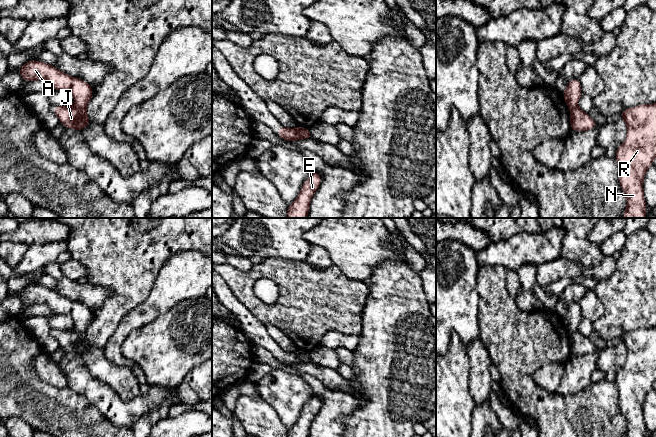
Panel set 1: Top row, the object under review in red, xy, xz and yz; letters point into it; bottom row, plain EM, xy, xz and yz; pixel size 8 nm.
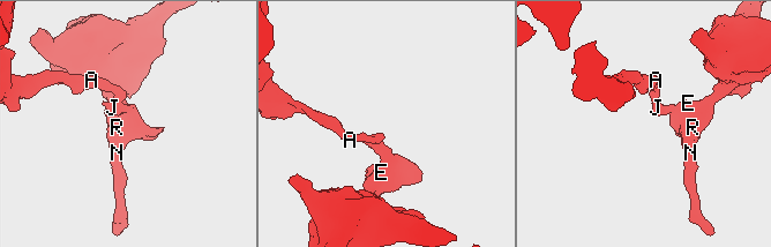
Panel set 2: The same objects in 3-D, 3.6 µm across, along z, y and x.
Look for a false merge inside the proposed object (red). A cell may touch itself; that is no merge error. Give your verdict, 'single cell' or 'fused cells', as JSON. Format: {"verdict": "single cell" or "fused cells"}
{"verdict": "fused cells"}

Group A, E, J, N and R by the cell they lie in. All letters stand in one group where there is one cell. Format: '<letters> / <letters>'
A / E J N R

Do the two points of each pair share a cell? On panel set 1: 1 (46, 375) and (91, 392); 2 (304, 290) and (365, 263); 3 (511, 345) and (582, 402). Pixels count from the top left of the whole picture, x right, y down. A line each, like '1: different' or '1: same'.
1: different
2: different
3: same

